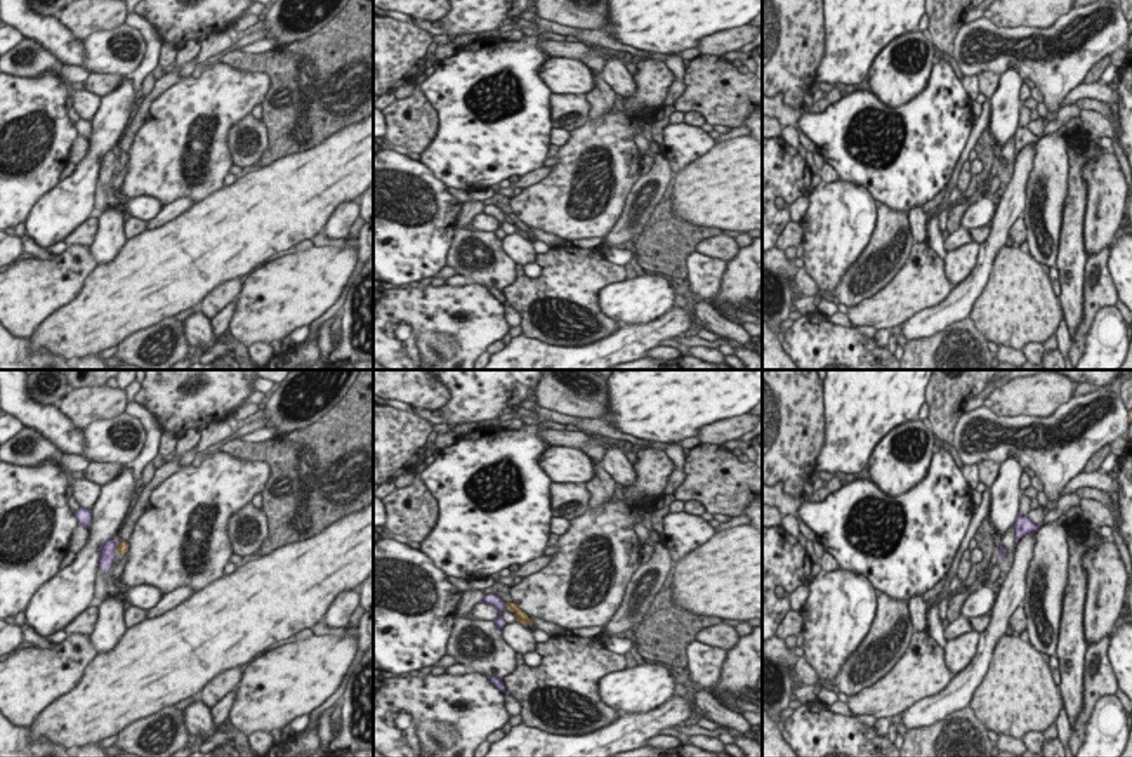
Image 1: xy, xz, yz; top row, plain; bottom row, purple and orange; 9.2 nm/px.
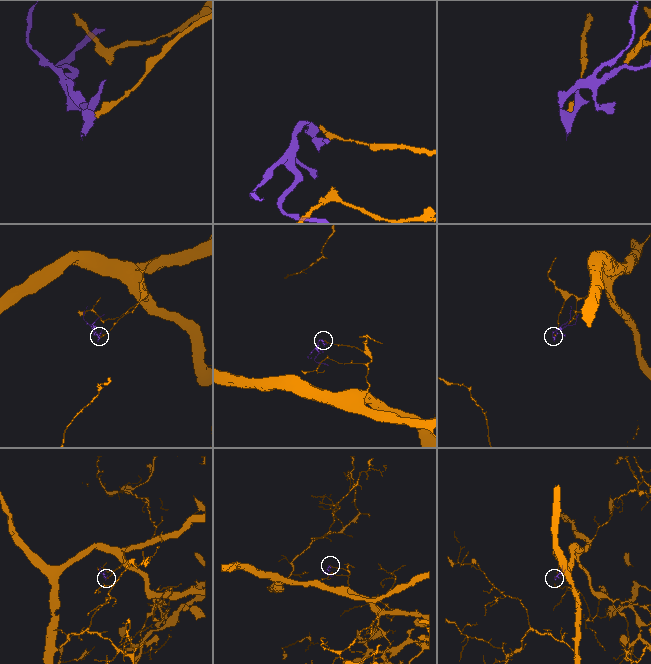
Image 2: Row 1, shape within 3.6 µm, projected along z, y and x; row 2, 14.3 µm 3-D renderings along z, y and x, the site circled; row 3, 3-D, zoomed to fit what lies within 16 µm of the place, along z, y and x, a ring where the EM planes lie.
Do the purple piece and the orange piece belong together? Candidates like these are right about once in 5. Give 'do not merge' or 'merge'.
do not merge

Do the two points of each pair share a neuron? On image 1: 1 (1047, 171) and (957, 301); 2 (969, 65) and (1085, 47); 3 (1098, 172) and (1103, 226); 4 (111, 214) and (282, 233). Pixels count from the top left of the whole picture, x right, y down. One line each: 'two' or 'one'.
1: two
2: one
3: one
4: two

